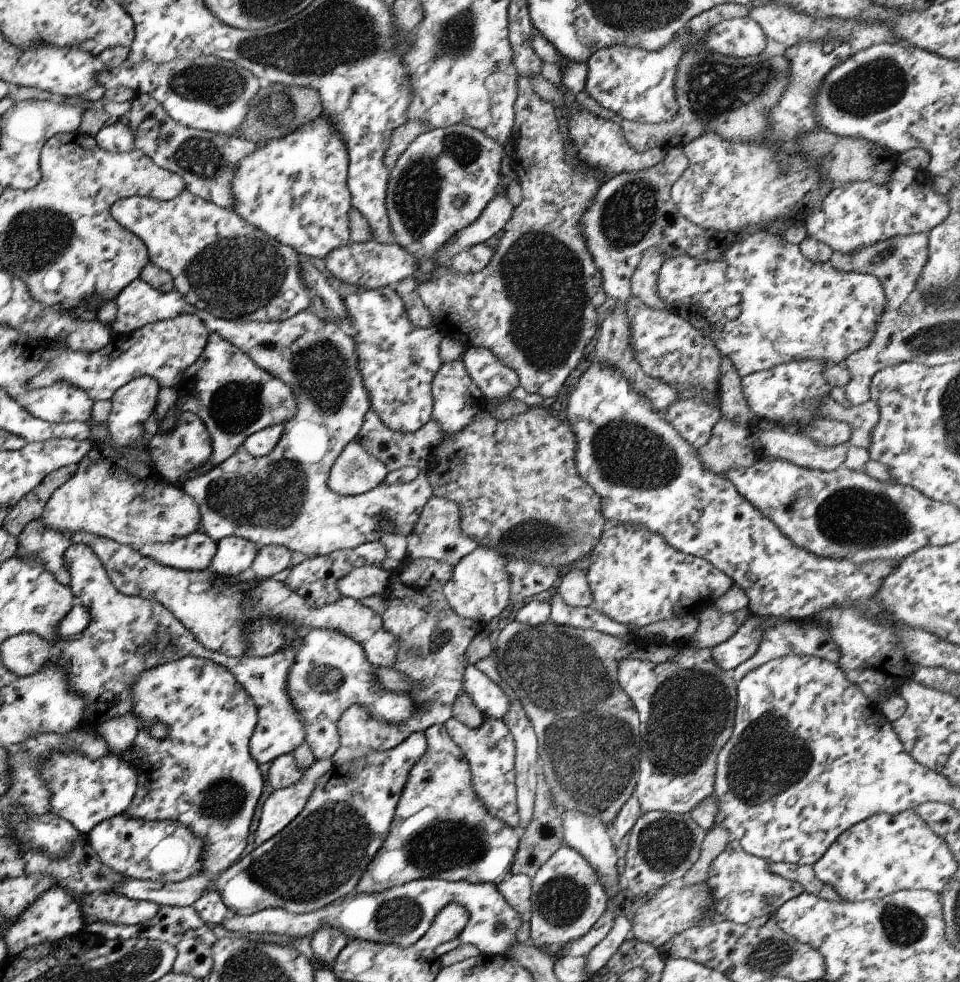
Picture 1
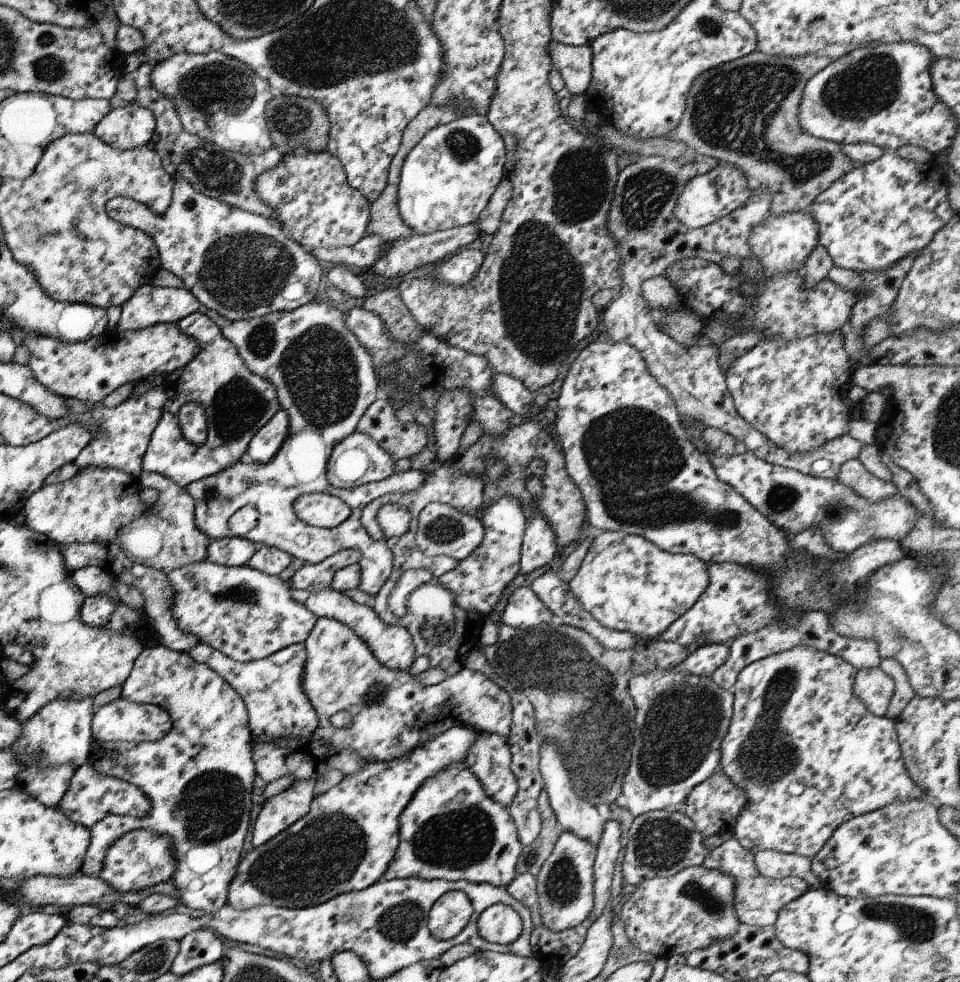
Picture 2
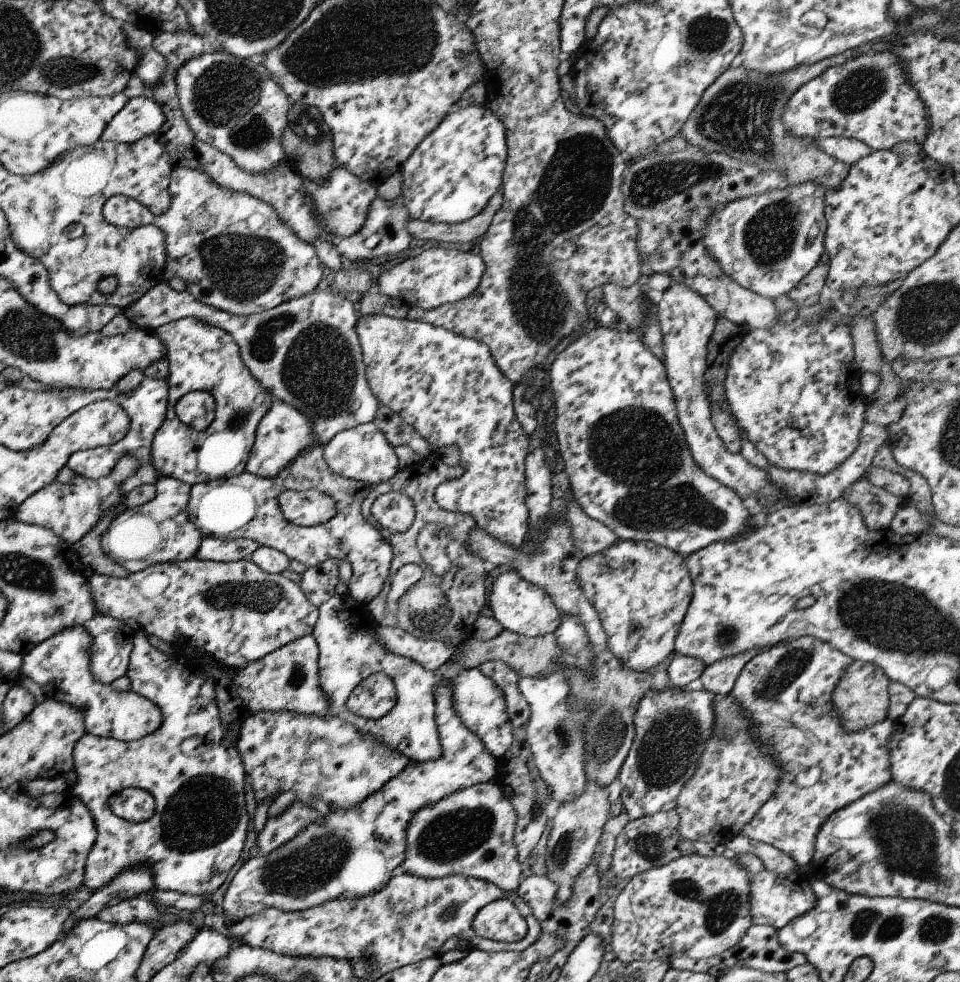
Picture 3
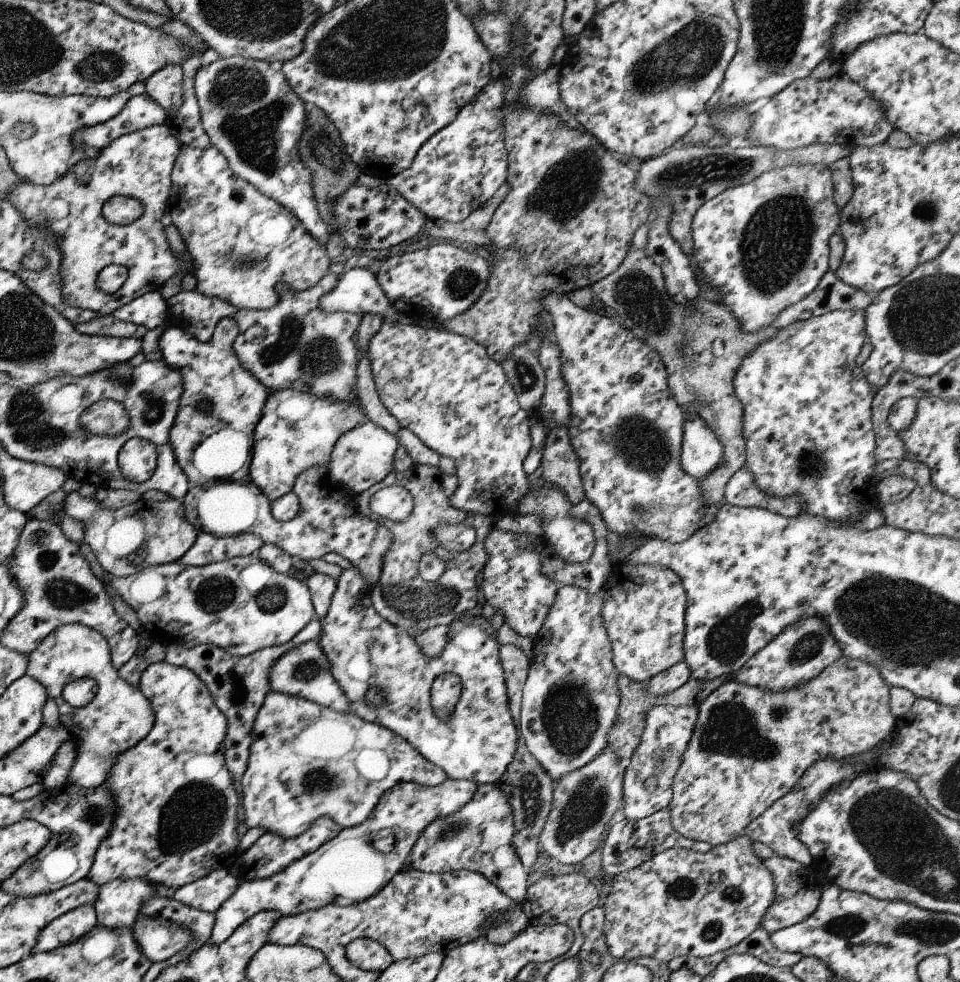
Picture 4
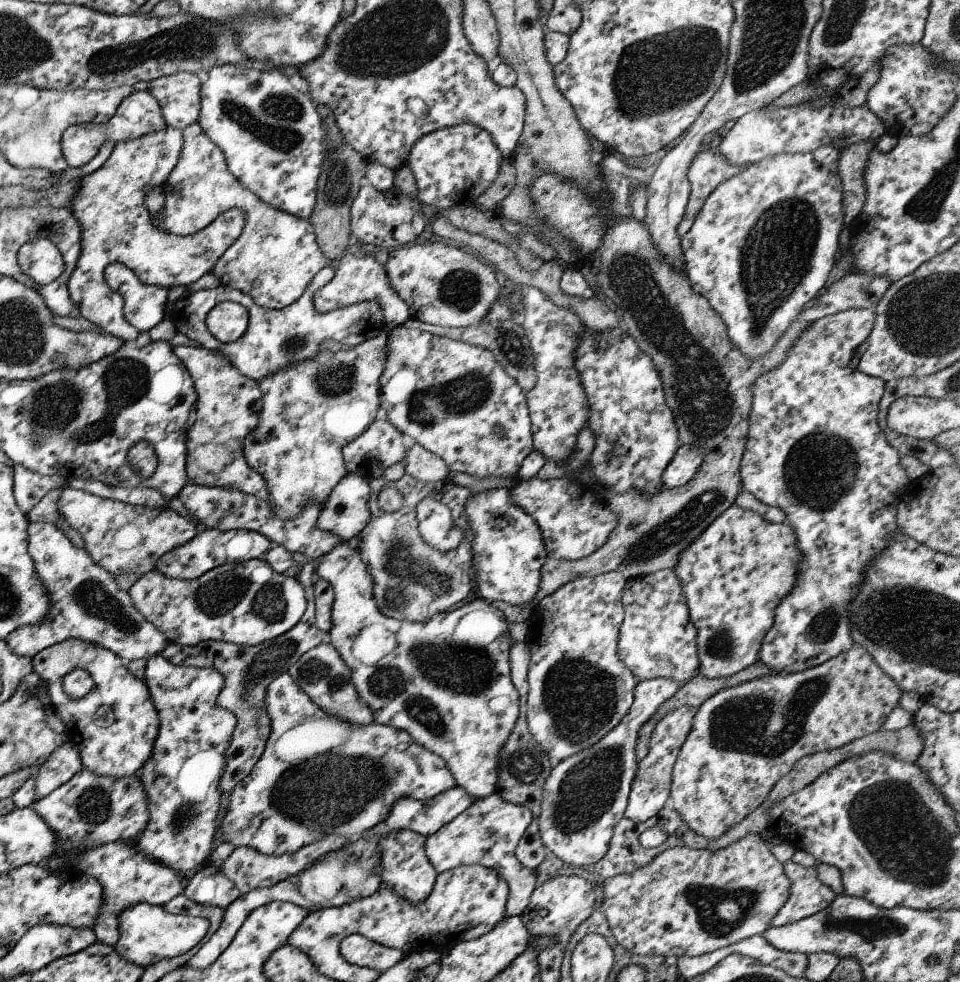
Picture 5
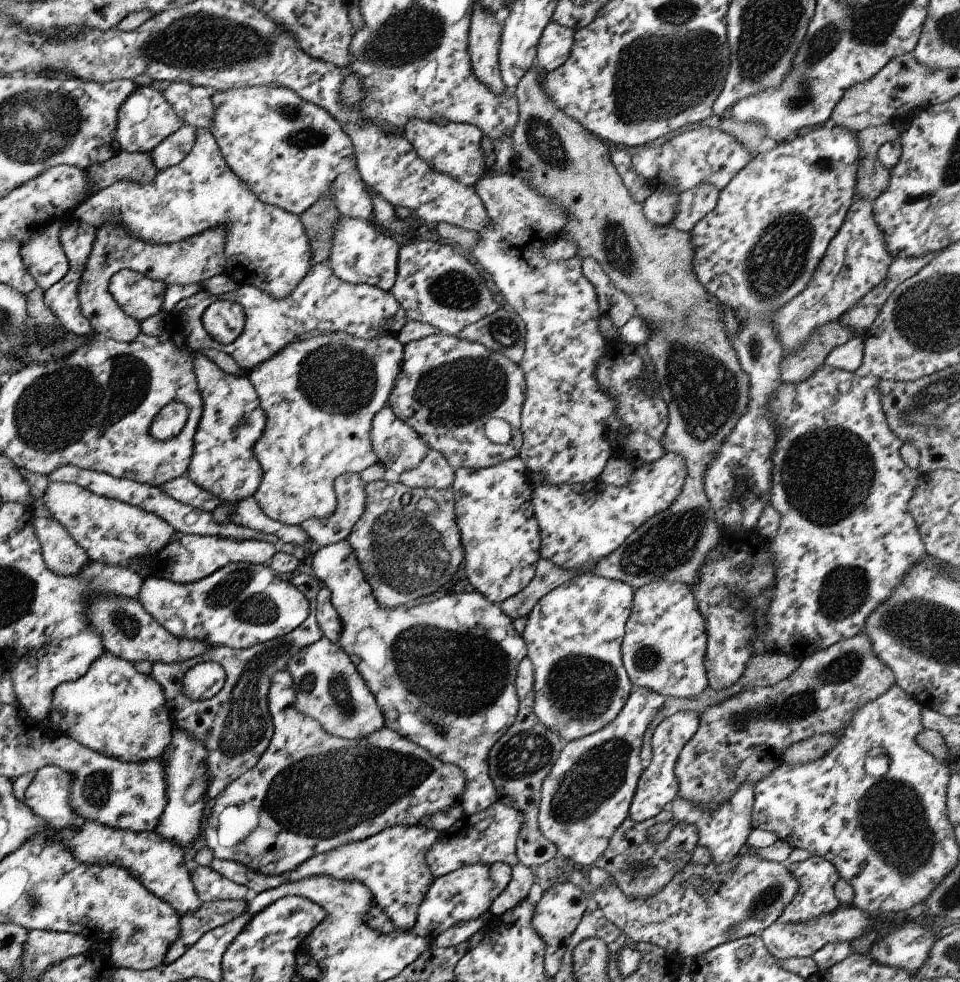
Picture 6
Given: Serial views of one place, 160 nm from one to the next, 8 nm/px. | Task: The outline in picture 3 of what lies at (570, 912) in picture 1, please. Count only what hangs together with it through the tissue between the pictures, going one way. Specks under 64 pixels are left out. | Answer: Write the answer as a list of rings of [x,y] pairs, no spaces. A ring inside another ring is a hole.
[[[587,781],[584,791],[573,800],[560,803],[546,842],[545,876],[556,886],[554,902],[561,907],[571,896],[572,886],[578,875],[592,859],[595,844],[601,836],[601,828],[607,820],[610,801],[607,800],[608,788],[602,789],[596,783]]]

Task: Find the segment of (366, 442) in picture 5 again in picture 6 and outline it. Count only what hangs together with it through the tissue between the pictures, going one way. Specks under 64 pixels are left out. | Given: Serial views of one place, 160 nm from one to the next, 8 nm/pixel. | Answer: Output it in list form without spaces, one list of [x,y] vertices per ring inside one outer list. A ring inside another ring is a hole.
[[[387,404],[373,416],[370,422],[368,439],[372,451],[377,457],[377,463],[387,470],[393,470],[395,474],[401,474],[415,468],[423,455],[429,450],[426,443],[419,438],[419,435],[402,420],[399,420]]]

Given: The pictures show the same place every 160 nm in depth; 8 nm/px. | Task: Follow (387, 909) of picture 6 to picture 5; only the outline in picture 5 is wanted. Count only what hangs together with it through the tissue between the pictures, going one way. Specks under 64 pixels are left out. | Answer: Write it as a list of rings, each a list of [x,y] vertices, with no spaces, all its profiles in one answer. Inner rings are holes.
[[[408,830],[393,831],[378,841],[378,851],[382,886],[392,888],[412,906],[425,900],[431,892],[437,873],[426,857],[425,837]],[[325,835],[314,840],[312,843],[306,844],[295,852],[283,853],[282,855],[264,855],[254,850],[254,848],[243,845],[237,847],[219,866],[220,871],[233,883],[235,888],[239,889],[240,894],[263,887],[270,887],[288,876],[293,876],[305,867],[310,866],[315,860],[322,858],[329,851],[340,849],[343,845],[350,843],[342,836]]]

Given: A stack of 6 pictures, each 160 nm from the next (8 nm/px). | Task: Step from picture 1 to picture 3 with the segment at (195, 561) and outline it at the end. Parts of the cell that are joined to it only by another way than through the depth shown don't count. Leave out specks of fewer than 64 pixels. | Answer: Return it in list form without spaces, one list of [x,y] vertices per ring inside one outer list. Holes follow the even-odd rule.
[[[164,476],[155,479],[153,485],[156,490],[153,500],[115,515],[100,540],[104,555],[111,557],[130,573],[142,571],[154,564],[194,557],[203,537],[187,518],[190,486]]]

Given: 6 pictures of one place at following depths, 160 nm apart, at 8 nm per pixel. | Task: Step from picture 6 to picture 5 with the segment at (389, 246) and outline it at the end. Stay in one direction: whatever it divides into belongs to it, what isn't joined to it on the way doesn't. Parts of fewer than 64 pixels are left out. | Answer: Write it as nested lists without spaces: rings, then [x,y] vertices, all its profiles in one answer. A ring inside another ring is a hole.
[[[352,246],[339,259],[333,278],[313,292],[311,298],[313,309],[319,314],[333,312],[341,307],[360,303],[361,301],[375,301],[382,312],[382,321],[386,332],[402,324],[410,318],[407,305],[395,294],[391,288],[382,264],[379,264],[372,256],[366,256],[366,248]]]

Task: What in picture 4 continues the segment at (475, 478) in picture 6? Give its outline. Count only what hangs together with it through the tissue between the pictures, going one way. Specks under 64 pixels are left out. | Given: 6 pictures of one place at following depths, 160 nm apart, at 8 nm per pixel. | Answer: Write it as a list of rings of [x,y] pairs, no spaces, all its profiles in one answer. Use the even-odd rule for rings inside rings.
[[[489,528],[482,542],[487,562],[481,569],[480,589],[484,600],[497,609],[504,623],[519,636],[534,637],[541,628],[559,585],[542,575],[536,539],[532,535],[496,531]]]

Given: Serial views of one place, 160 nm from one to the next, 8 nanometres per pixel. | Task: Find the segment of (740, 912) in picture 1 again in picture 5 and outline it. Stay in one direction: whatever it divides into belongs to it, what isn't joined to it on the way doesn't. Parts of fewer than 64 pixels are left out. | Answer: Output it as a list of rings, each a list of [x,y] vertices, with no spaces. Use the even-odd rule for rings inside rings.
[[[790,858],[781,863],[789,883],[788,895],[770,920],[771,927],[780,927],[807,918],[823,910],[835,896],[817,879],[816,865],[804,867]]]

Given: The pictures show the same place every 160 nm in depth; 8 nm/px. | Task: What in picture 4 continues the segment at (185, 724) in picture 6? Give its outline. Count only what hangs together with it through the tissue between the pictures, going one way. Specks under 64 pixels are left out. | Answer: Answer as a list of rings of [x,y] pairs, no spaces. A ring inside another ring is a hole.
[[[313,616],[289,642],[276,647],[262,648],[244,657],[231,656],[215,645],[197,645],[187,648],[177,644],[169,644],[166,647],[164,660],[170,665],[185,667],[195,672],[206,684],[219,712],[226,718],[226,735],[222,742],[223,758],[232,780],[239,779],[245,770],[250,742],[255,736],[252,734],[252,724],[257,711],[261,708],[265,693],[270,690],[268,685],[270,666],[291,647],[313,639],[317,640],[319,633],[318,618]]]

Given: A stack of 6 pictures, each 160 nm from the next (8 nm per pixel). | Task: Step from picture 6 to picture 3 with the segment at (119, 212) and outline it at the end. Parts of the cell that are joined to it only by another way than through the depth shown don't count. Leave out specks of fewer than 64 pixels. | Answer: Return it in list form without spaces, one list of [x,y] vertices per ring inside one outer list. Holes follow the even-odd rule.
[[[175,166],[175,168],[172,169],[168,180],[168,193],[170,194],[170,203],[167,212],[161,214],[161,216],[155,215],[155,218],[151,220],[151,225],[155,225],[164,234],[166,259],[162,276],[166,282],[172,277],[177,277],[179,280],[183,280],[185,290],[200,303],[213,307],[218,311],[245,317],[261,311],[266,311],[267,309],[276,307],[278,304],[284,303],[285,301],[305,296],[324,284],[324,281],[321,278],[321,276],[323,276],[323,266],[317,258],[313,245],[308,245],[306,242],[299,240],[298,236],[295,236],[295,233],[291,232],[291,229],[287,228],[287,225],[279,220],[274,208],[271,208],[263,201],[260,201],[247,193],[238,193],[222,189],[202,170],[190,169],[189,167]]]

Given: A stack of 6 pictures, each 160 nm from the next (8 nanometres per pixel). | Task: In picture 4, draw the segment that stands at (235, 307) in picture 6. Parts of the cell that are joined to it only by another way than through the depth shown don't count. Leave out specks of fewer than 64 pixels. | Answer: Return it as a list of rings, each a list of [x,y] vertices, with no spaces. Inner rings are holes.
[[[223,317],[217,321],[207,342],[202,343],[170,323],[164,324],[157,339],[161,360],[168,367],[177,369],[181,377],[182,391],[174,423],[168,430],[168,444],[179,468],[185,473],[191,485],[201,482],[191,464],[193,449],[204,438],[223,427],[245,431],[251,437],[269,394],[267,388],[241,366],[233,352],[232,344],[237,333],[235,320]],[[201,403],[208,404],[203,413],[198,410]]]

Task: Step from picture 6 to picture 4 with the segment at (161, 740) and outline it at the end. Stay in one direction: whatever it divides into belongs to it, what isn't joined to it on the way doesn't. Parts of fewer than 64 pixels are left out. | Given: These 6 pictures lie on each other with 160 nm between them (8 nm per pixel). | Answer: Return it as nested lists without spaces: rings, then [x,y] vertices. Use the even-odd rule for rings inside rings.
[[[65,623],[51,631],[28,654],[26,674],[34,678],[58,708],[58,722],[68,728],[71,741],[79,741],[71,771],[65,783],[81,788],[95,788],[104,783],[117,755],[134,747],[147,736],[154,723],[150,702],[138,688],[126,684],[111,666],[110,650],[103,635],[79,623]],[[79,679],[93,679],[96,693],[82,707],[72,707],[62,697],[66,684]]]

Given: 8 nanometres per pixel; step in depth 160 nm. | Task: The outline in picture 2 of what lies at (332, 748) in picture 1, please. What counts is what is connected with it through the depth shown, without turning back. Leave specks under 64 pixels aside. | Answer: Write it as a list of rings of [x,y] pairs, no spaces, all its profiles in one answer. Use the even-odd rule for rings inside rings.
[[[321,617],[316,619],[314,627],[302,642],[306,654],[301,686],[309,704],[317,715],[317,726],[311,734],[313,740],[322,741],[334,749],[351,749],[363,761],[397,760],[414,746],[426,743],[427,739],[445,732],[455,726],[469,726],[476,732],[490,732],[507,738],[512,719],[512,700],[509,689],[503,684],[489,679],[479,670],[462,668],[457,674],[444,678],[437,684],[424,687],[409,675],[408,671],[383,668],[371,654],[367,645],[347,625],[335,619]],[[377,688],[376,695],[370,695],[370,689]],[[339,711],[351,713],[352,725],[348,729],[336,729],[331,726],[329,717]]]

